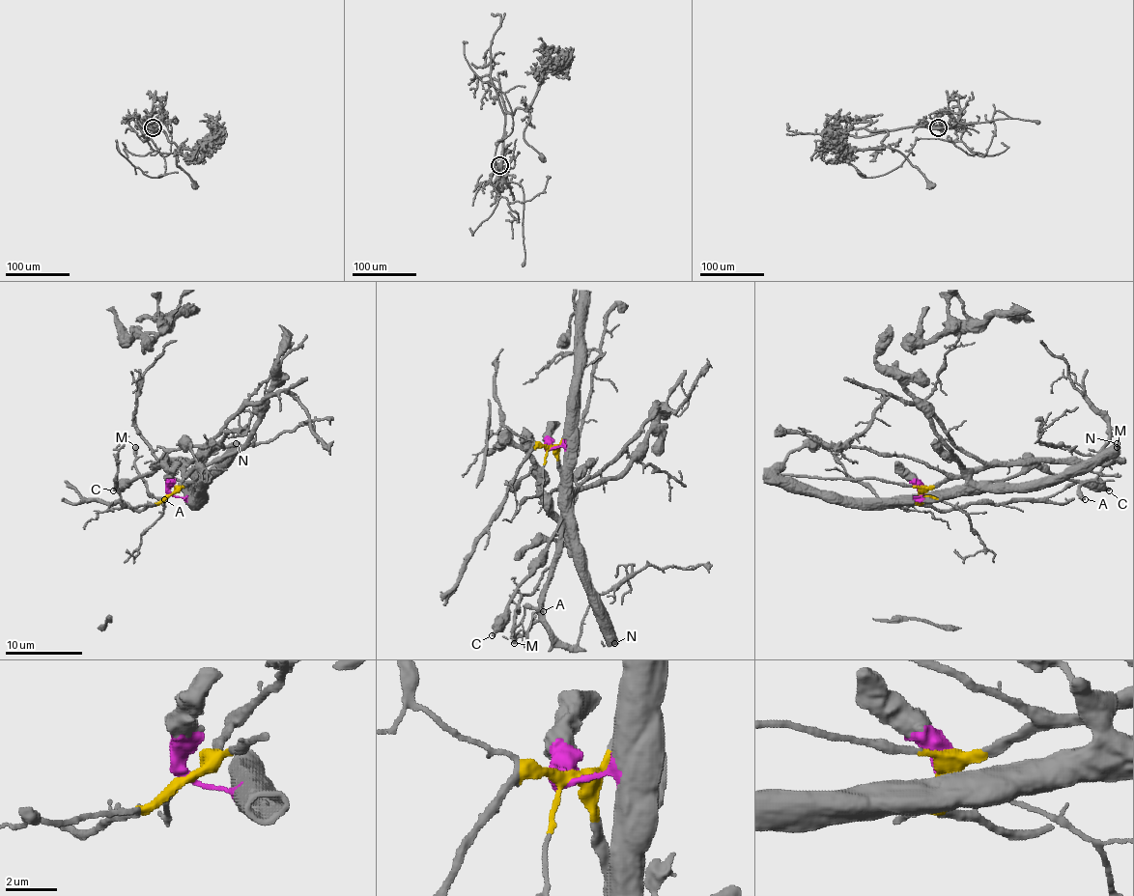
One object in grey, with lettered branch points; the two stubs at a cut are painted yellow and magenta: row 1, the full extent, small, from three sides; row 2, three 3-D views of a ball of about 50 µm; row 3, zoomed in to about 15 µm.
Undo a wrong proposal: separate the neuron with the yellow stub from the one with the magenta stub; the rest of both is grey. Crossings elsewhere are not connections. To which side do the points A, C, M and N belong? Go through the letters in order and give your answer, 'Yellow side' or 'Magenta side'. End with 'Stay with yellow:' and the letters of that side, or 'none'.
A: Yellow side
C: Magenta side
M: Yellow side
N: Magenta side
Stay with yellow: A, M

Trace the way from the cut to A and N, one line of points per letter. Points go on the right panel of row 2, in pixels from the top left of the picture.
A: (921, 494), (995, 465), (1035, 462), (1080, 462), (1090, 471), (1115, 477), (1086, 481), (1080, 492), (1084, 498)
N: (921, 494), (995, 485), (1039, 485), (1055, 475), (1097, 462), (1117, 442)

